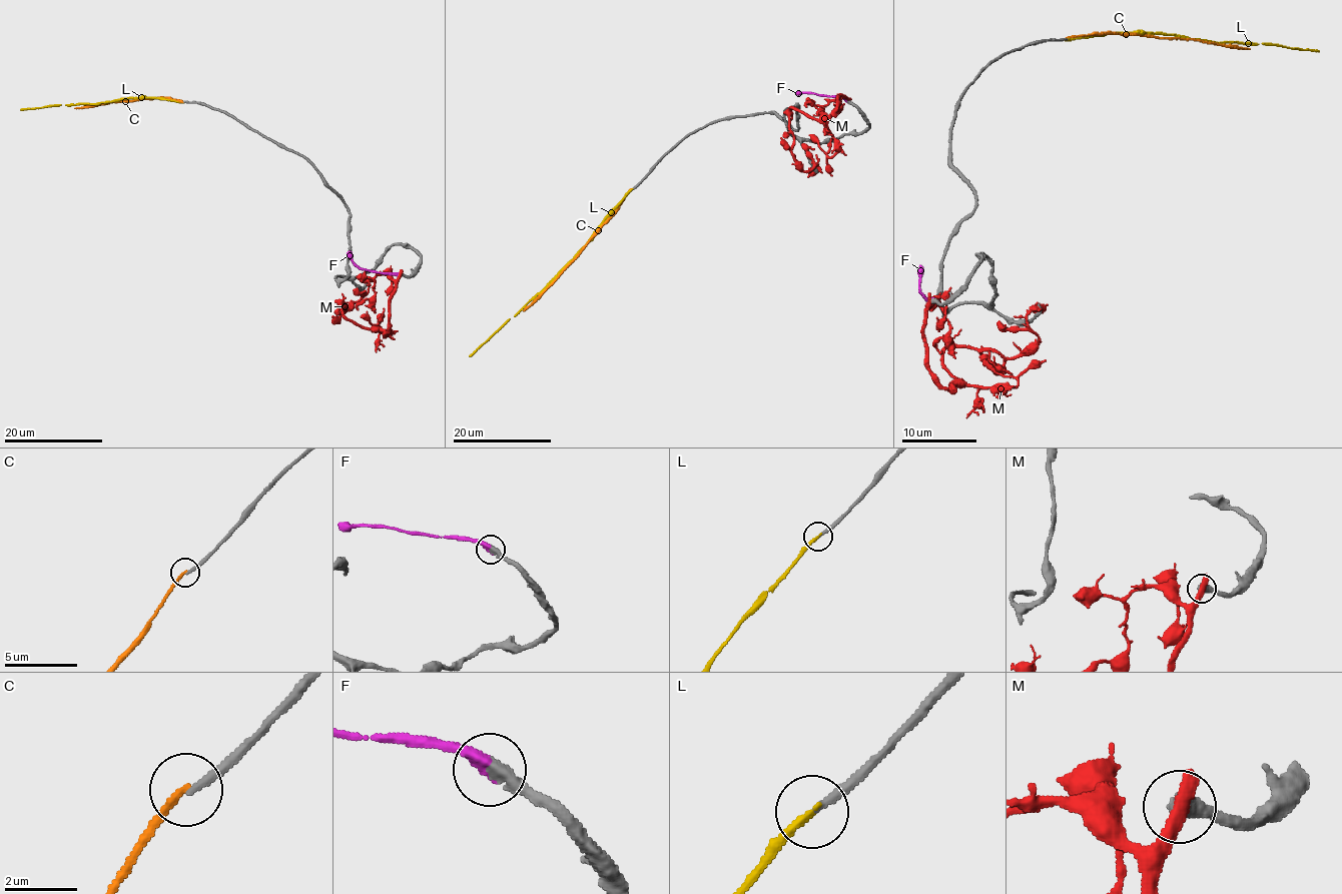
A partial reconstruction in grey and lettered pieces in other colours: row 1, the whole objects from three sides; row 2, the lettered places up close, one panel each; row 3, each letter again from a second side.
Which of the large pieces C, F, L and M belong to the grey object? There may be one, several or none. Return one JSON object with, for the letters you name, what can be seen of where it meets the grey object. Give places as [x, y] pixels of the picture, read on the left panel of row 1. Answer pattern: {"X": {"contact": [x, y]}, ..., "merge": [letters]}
{"F": {"contact": [399, 274]}, "L": {"contact": [182, 102]}, "merge": ["F", "L"]}

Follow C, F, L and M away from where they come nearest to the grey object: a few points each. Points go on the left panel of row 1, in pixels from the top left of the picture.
C: (182, 101), (150, 98), (75, 108)
F: (398, 273), (362, 270), (349, 251)
L: (182, 101), (121, 98), (94, 104), (47, 105), (21, 110)
M: (400, 274), (387, 331), (364, 328), (343, 314), (341, 305), (343, 312), (368, 290), (369, 283), (359, 277)

